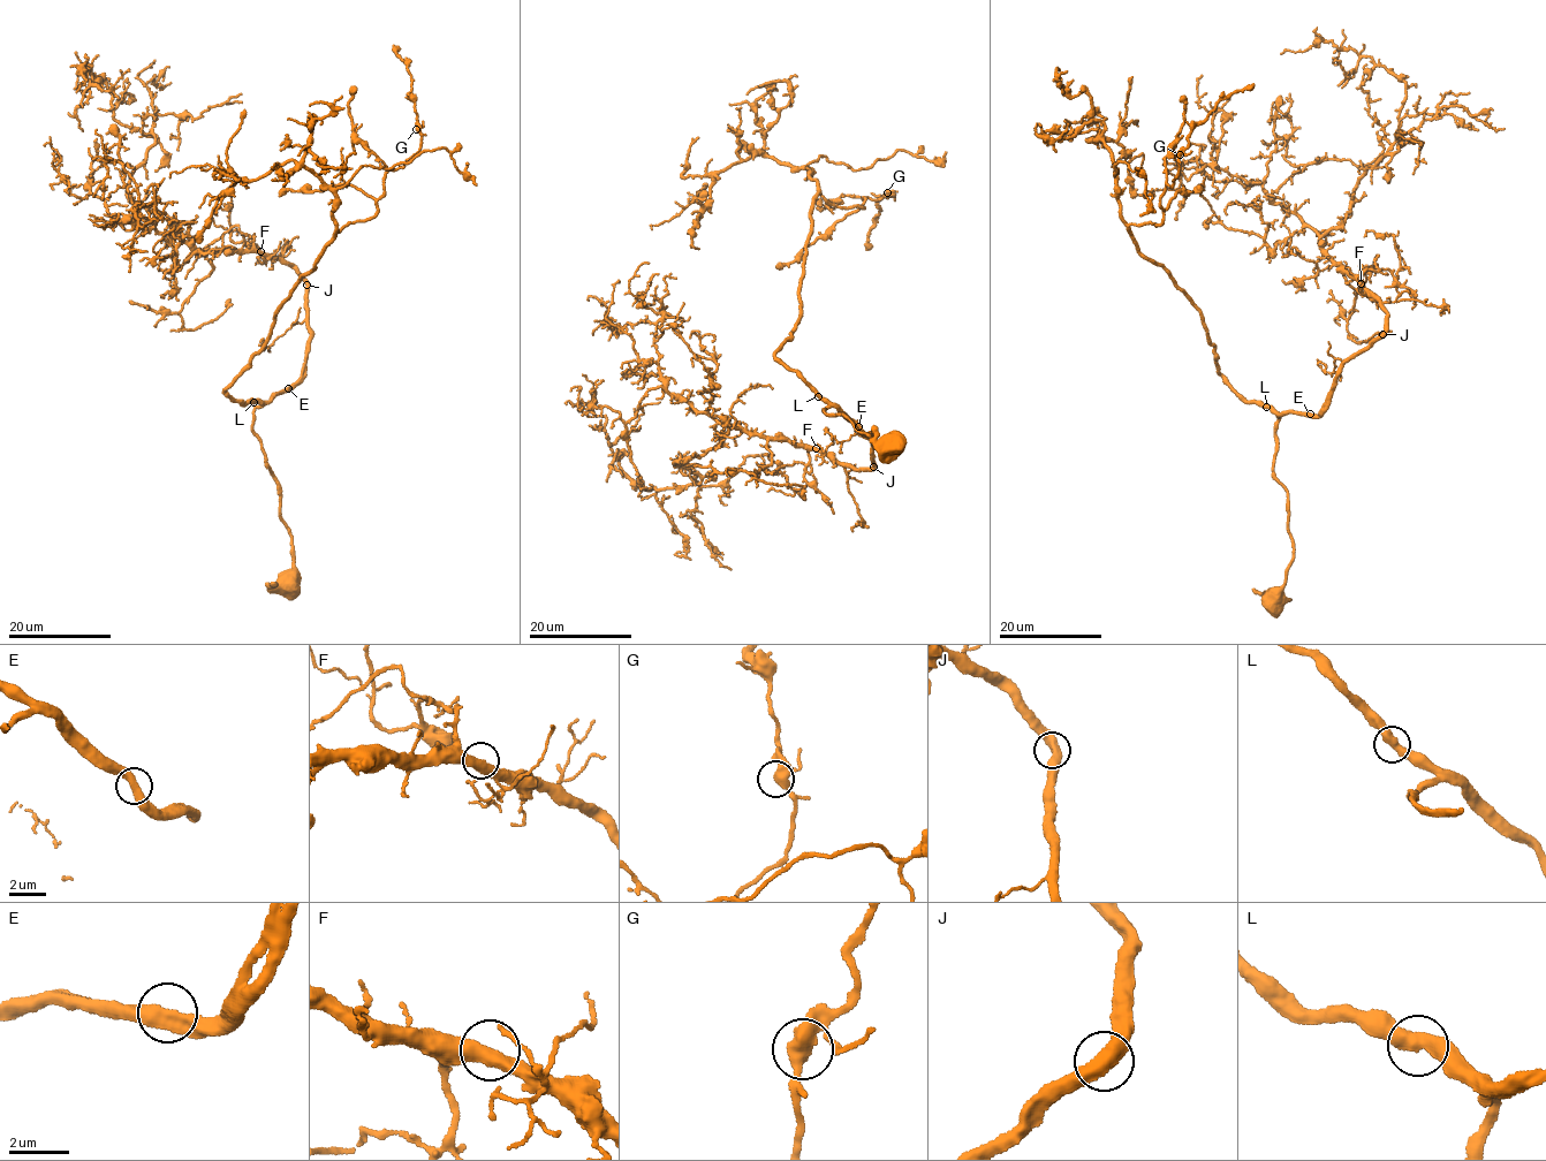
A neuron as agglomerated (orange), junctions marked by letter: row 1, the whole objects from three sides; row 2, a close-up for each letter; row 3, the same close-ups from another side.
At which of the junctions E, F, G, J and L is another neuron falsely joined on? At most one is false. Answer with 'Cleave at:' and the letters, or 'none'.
Cleave at: none

